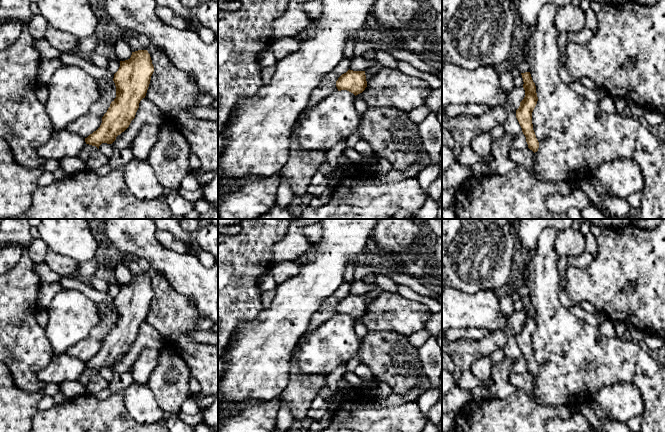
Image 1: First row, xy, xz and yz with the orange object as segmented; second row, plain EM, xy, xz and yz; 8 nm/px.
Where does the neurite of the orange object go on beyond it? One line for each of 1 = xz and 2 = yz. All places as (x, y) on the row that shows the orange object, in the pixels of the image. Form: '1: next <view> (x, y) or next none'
1: next none
2: next none

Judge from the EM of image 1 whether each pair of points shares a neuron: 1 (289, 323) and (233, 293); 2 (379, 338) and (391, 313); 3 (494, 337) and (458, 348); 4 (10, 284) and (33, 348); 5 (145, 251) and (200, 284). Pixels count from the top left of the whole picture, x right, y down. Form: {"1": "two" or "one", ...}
{"1": "two", "2": "two", "3": "one", "4": "one", "5": "one"}

